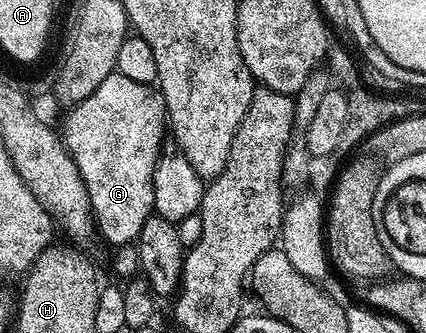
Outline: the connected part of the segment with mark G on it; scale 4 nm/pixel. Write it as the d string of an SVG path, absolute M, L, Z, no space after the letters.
M116 73L109 75L91 97L81 103L74 103L68 108L69 116L65 119L65 128L59 131L64 146L74 159L78 171L86 183L90 195L90 205L96 219L96 230L114 245L129 245L136 240L143 229L143 221L154 214L153 209L153 174L157 159L162 153L161 142L167 137L167 112L165 100L150 84L130 81Z

